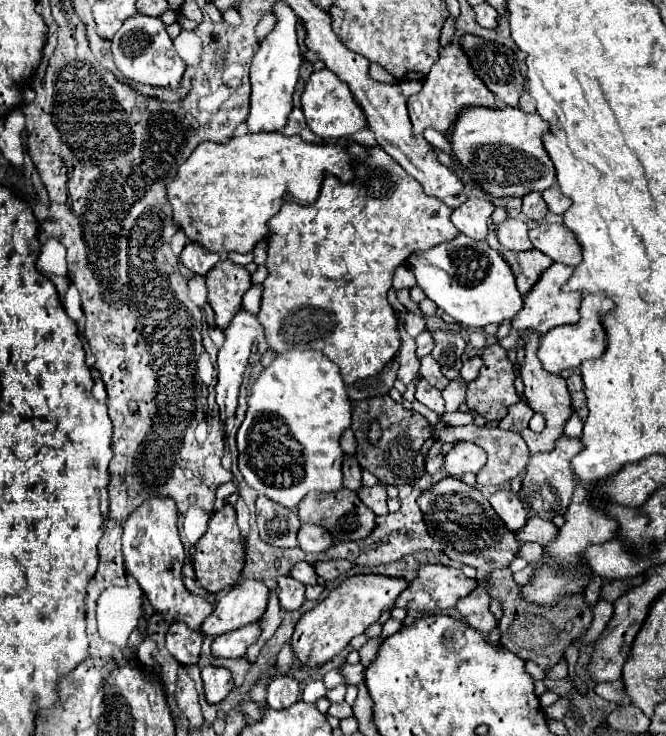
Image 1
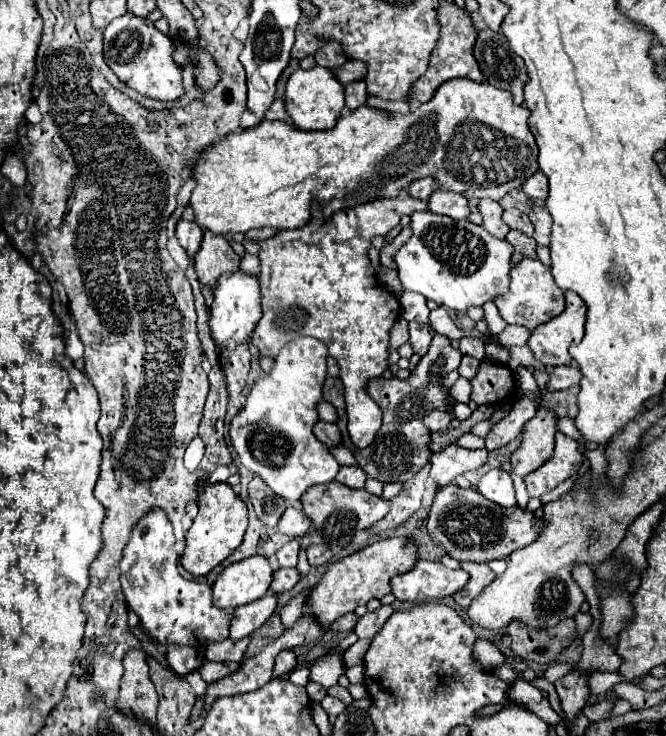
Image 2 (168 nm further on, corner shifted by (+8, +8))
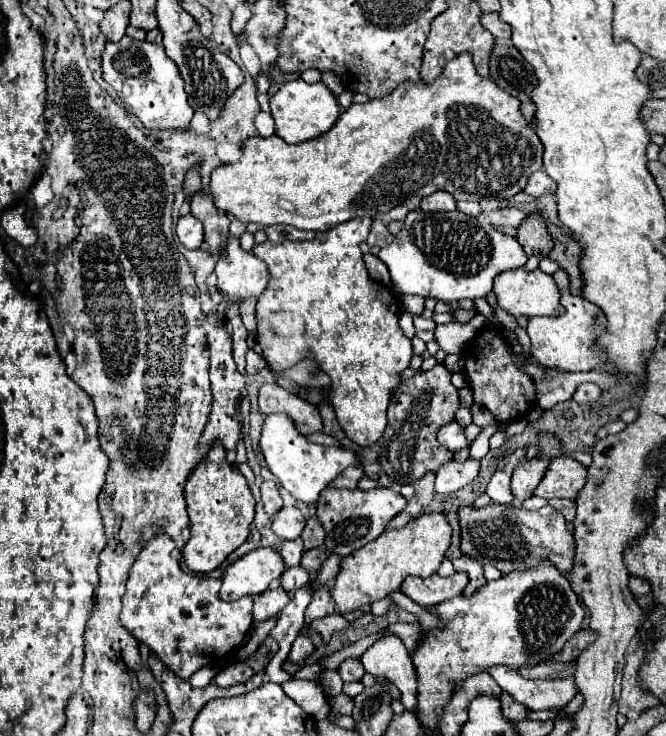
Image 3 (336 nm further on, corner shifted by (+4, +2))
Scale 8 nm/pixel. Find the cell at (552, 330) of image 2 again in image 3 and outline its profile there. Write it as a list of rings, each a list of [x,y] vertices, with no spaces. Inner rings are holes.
[[[560,270],[554,274],[554,280],[560,286],[562,298],[564,298],[564,308],[566,312],[554,318],[532,318],[528,320],[528,336],[532,340],[532,356],[534,360],[538,360],[538,364],[546,366],[546,368],[556,368],[562,372],[590,372],[602,366],[604,356],[596,356],[590,346],[596,340],[596,336],[602,334],[604,326],[606,326],[606,316],[602,314],[602,310],[598,306],[594,306],[592,302],[584,300],[582,296],[574,296],[566,290],[568,286],[568,278],[566,274],[562,274]]]

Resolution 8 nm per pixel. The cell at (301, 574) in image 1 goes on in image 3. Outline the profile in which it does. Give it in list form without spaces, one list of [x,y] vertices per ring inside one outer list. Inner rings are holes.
[[[296,538],[296,540],[290,540],[290,542],[284,542],[282,548],[280,548],[280,556],[284,560],[284,564],[290,568],[290,566],[298,566],[300,560],[302,560],[302,540]]]

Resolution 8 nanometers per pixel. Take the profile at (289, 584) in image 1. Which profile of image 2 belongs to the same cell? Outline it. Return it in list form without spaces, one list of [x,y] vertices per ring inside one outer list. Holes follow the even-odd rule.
[[[278,568],[274,572],[274,582],[272,582],[272,592],[280,594],[280,592],[288,592],[296,586],[296,582],[300,580],[300,572],[296,568]]]

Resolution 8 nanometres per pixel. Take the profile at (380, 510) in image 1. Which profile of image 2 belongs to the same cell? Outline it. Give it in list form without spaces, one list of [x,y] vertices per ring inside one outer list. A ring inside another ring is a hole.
[[[342,466],[340,472],[336,474],[336,480],[352,488],[364,488],[366,474],[358,466]]]

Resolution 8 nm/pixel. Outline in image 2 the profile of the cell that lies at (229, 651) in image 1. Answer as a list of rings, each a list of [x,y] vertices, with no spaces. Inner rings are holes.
[[[264,594],[262,598],[250,604],[238,606],[230,624],[230,638],[240,640],[240,638],[250,636],[274,614],[276,606],[278,606],[278,596],[274,594]]]

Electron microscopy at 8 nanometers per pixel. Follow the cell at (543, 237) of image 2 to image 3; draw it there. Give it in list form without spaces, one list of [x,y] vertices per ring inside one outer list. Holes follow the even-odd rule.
[[[548,224],[548,234],[554,240],[554,248],[550,250],[548,258],[558,262],[558,266],[568,274],[570,286],[574,294],[580,294],[582,288],[582,280],[580,280],[580,270],[578,270],[578,258],[580,258],[580,246],[562,232],[560,226],[556,224]]]

